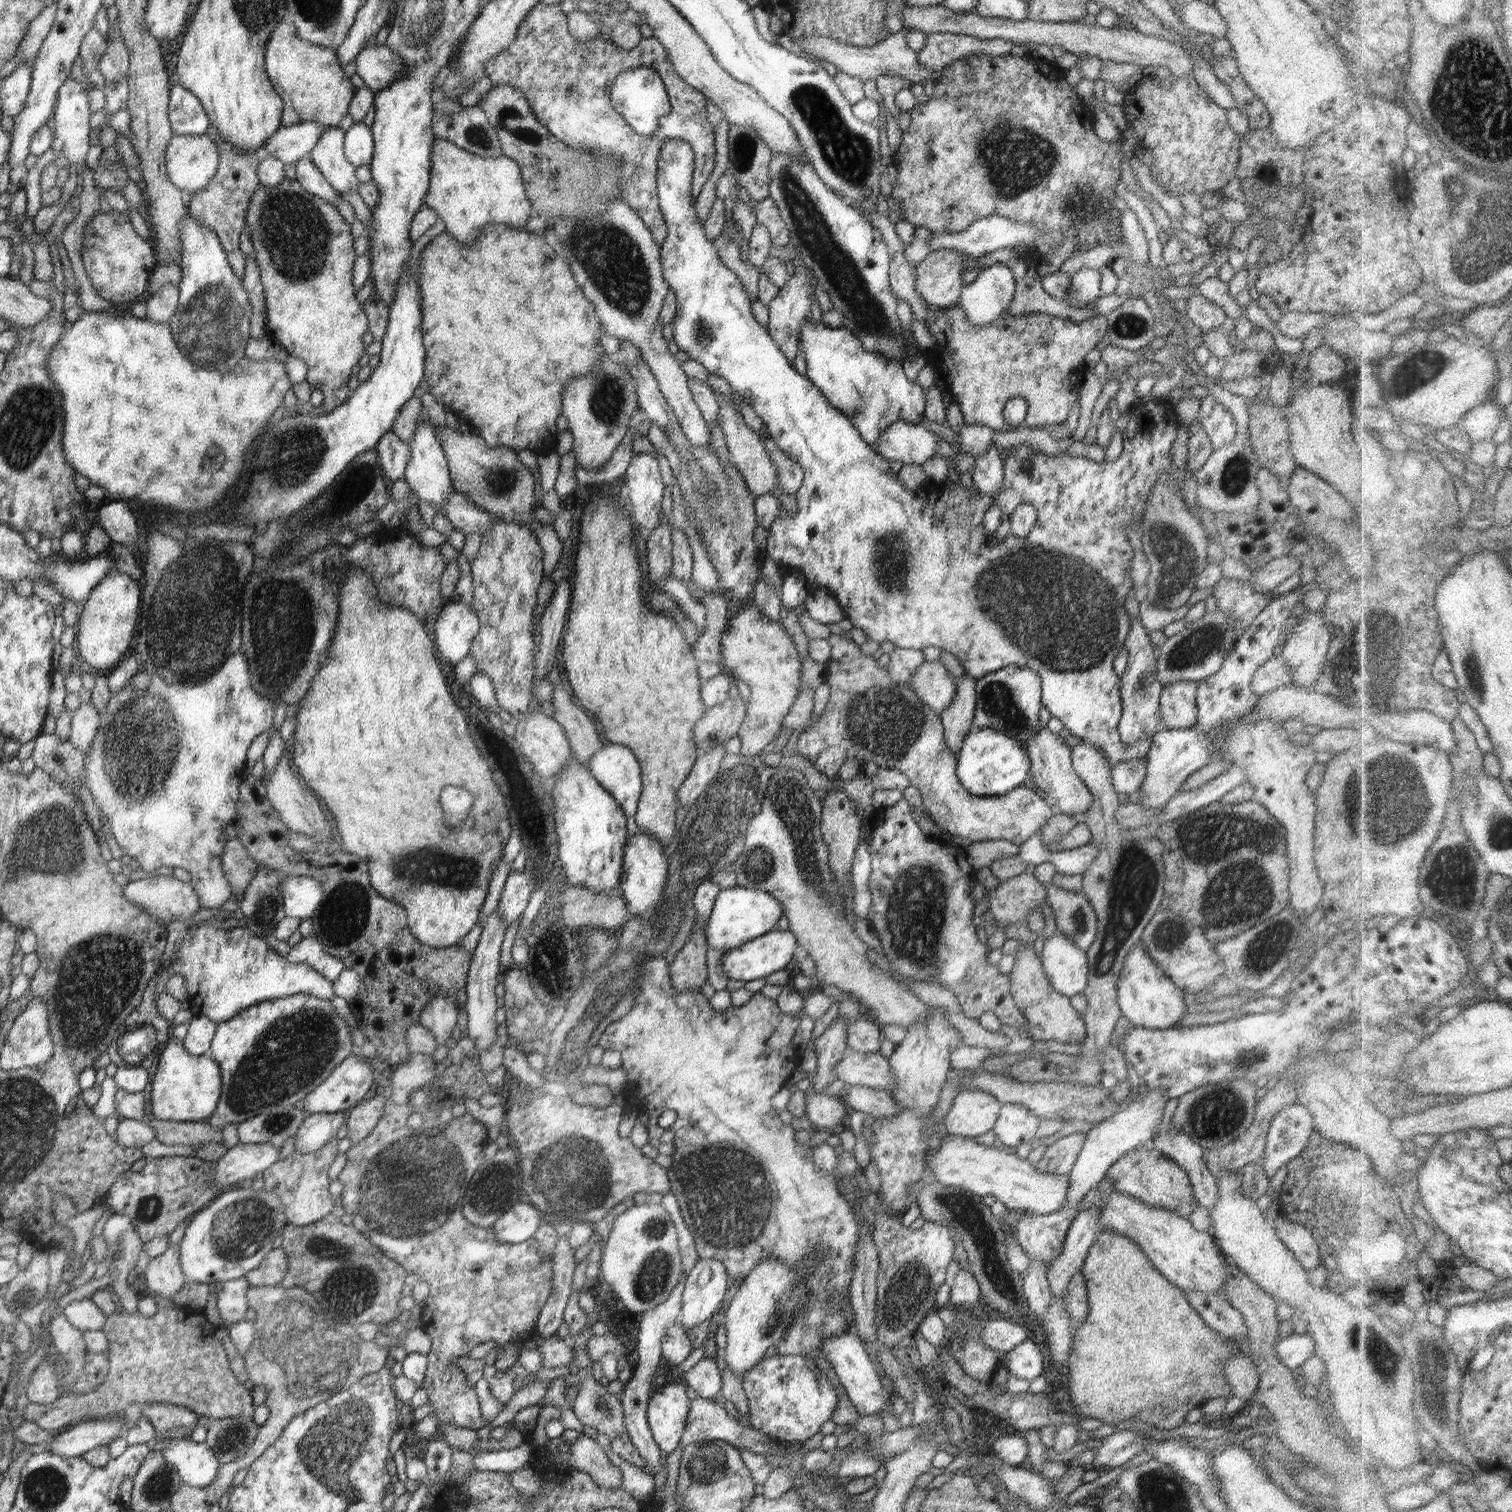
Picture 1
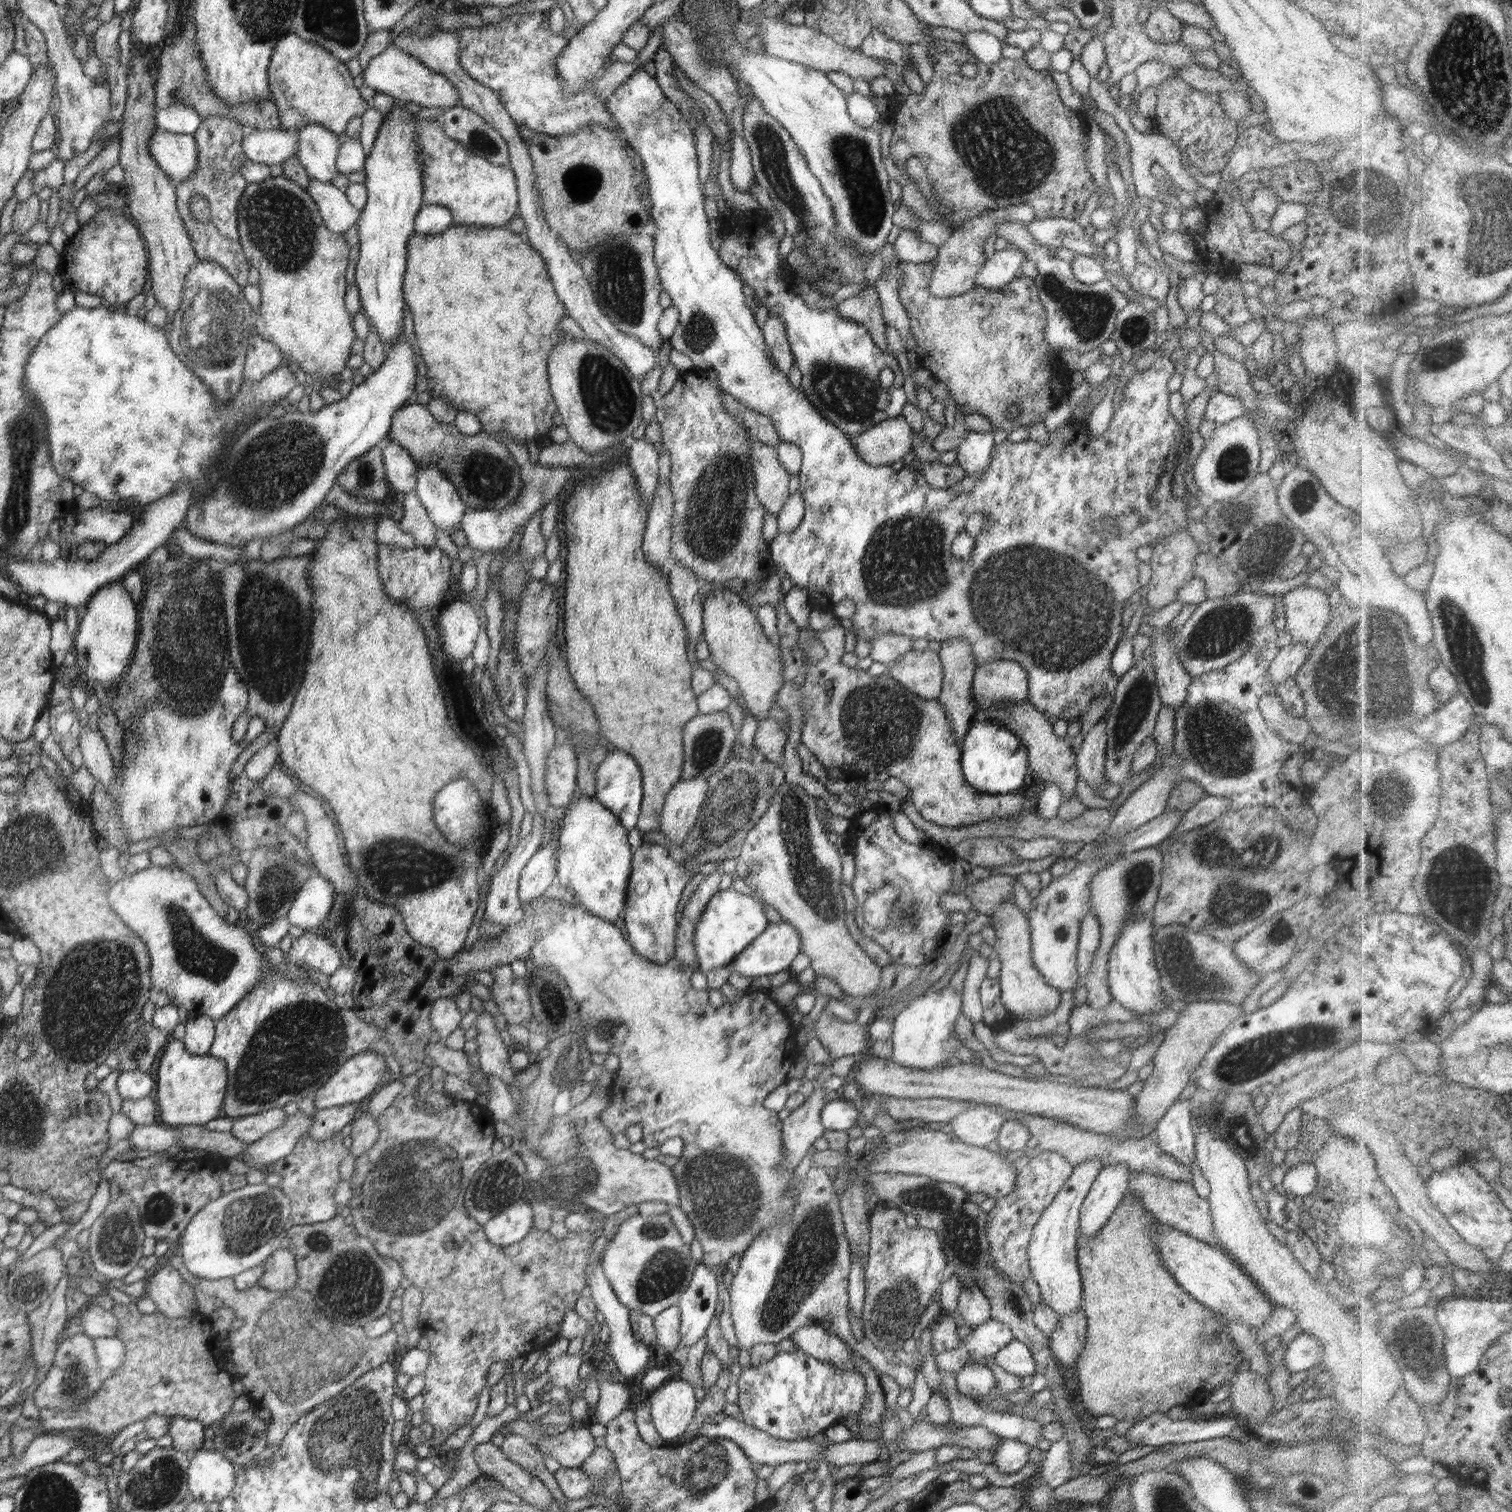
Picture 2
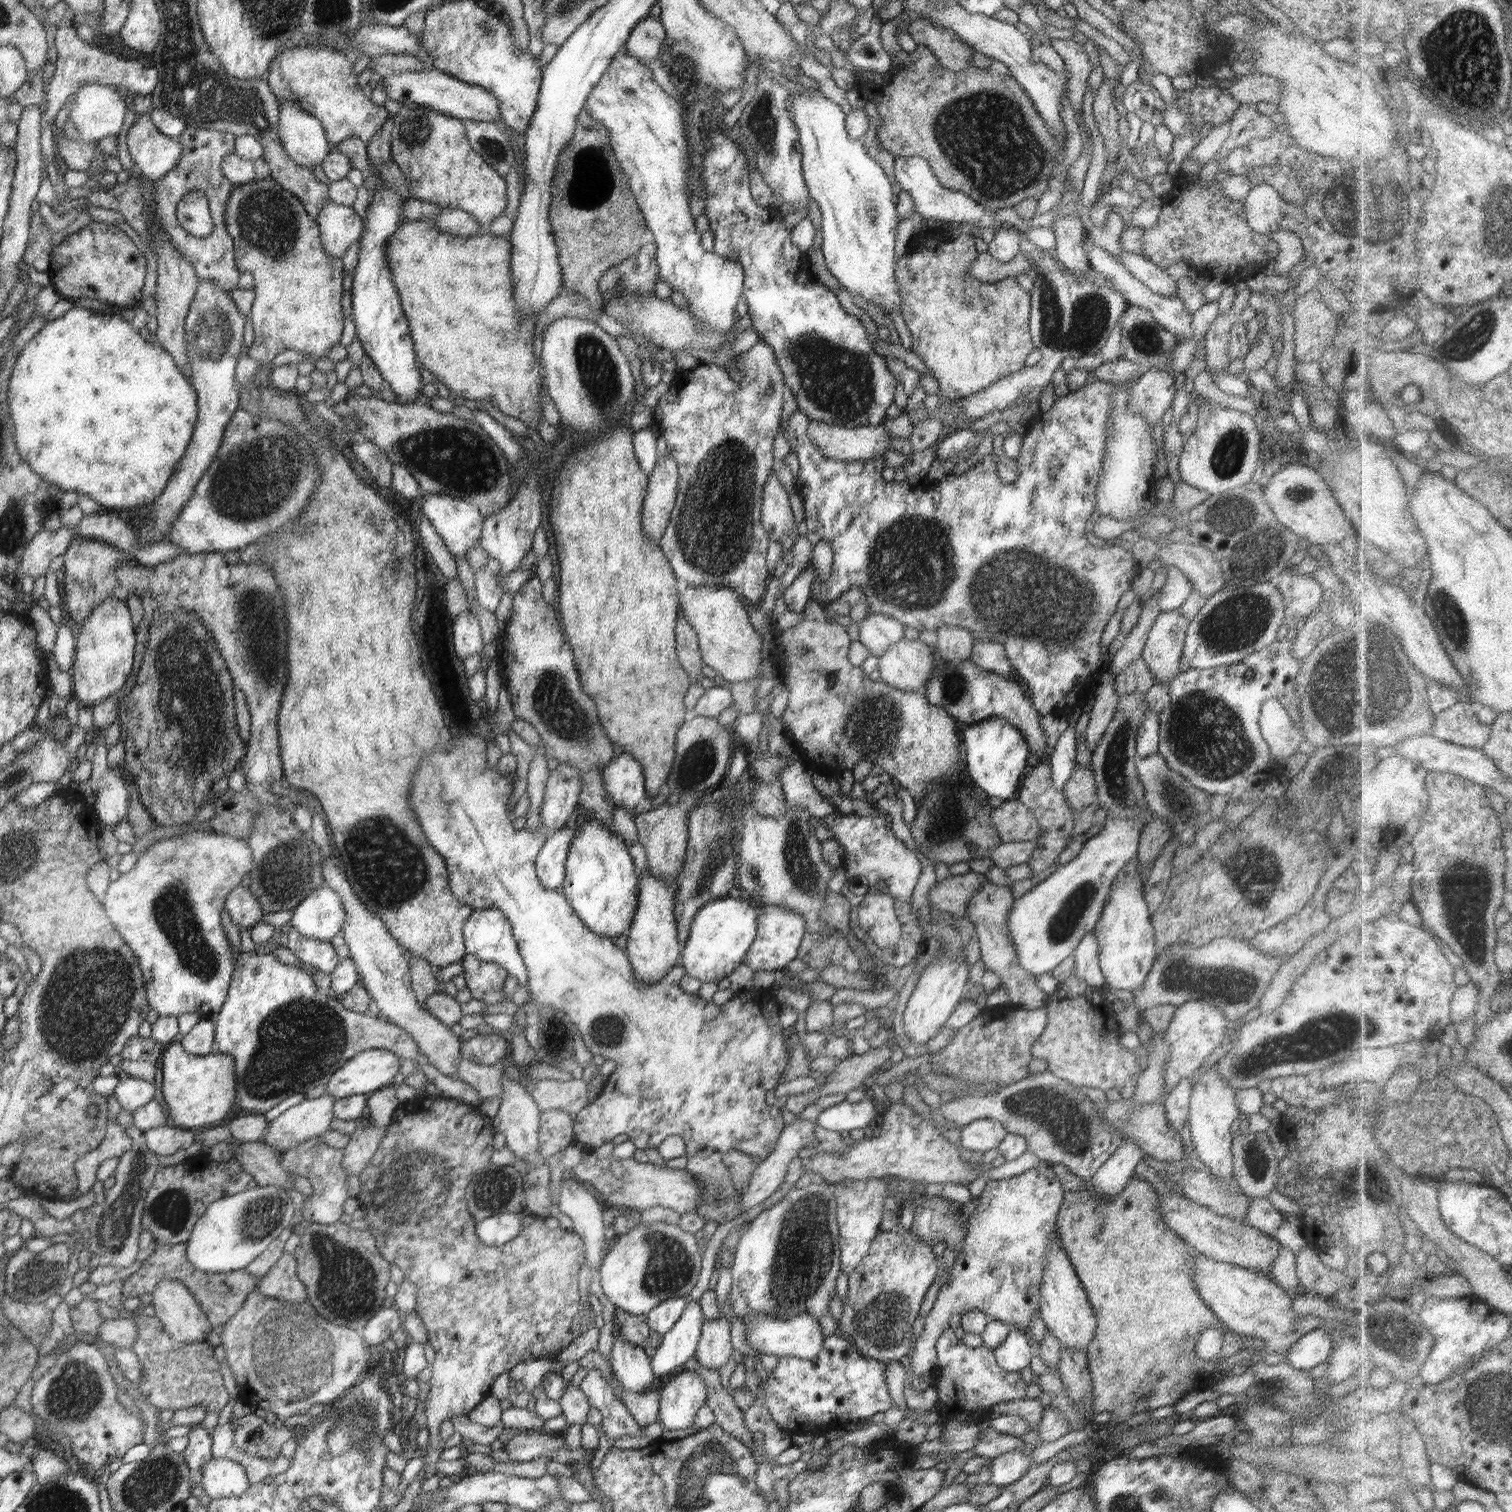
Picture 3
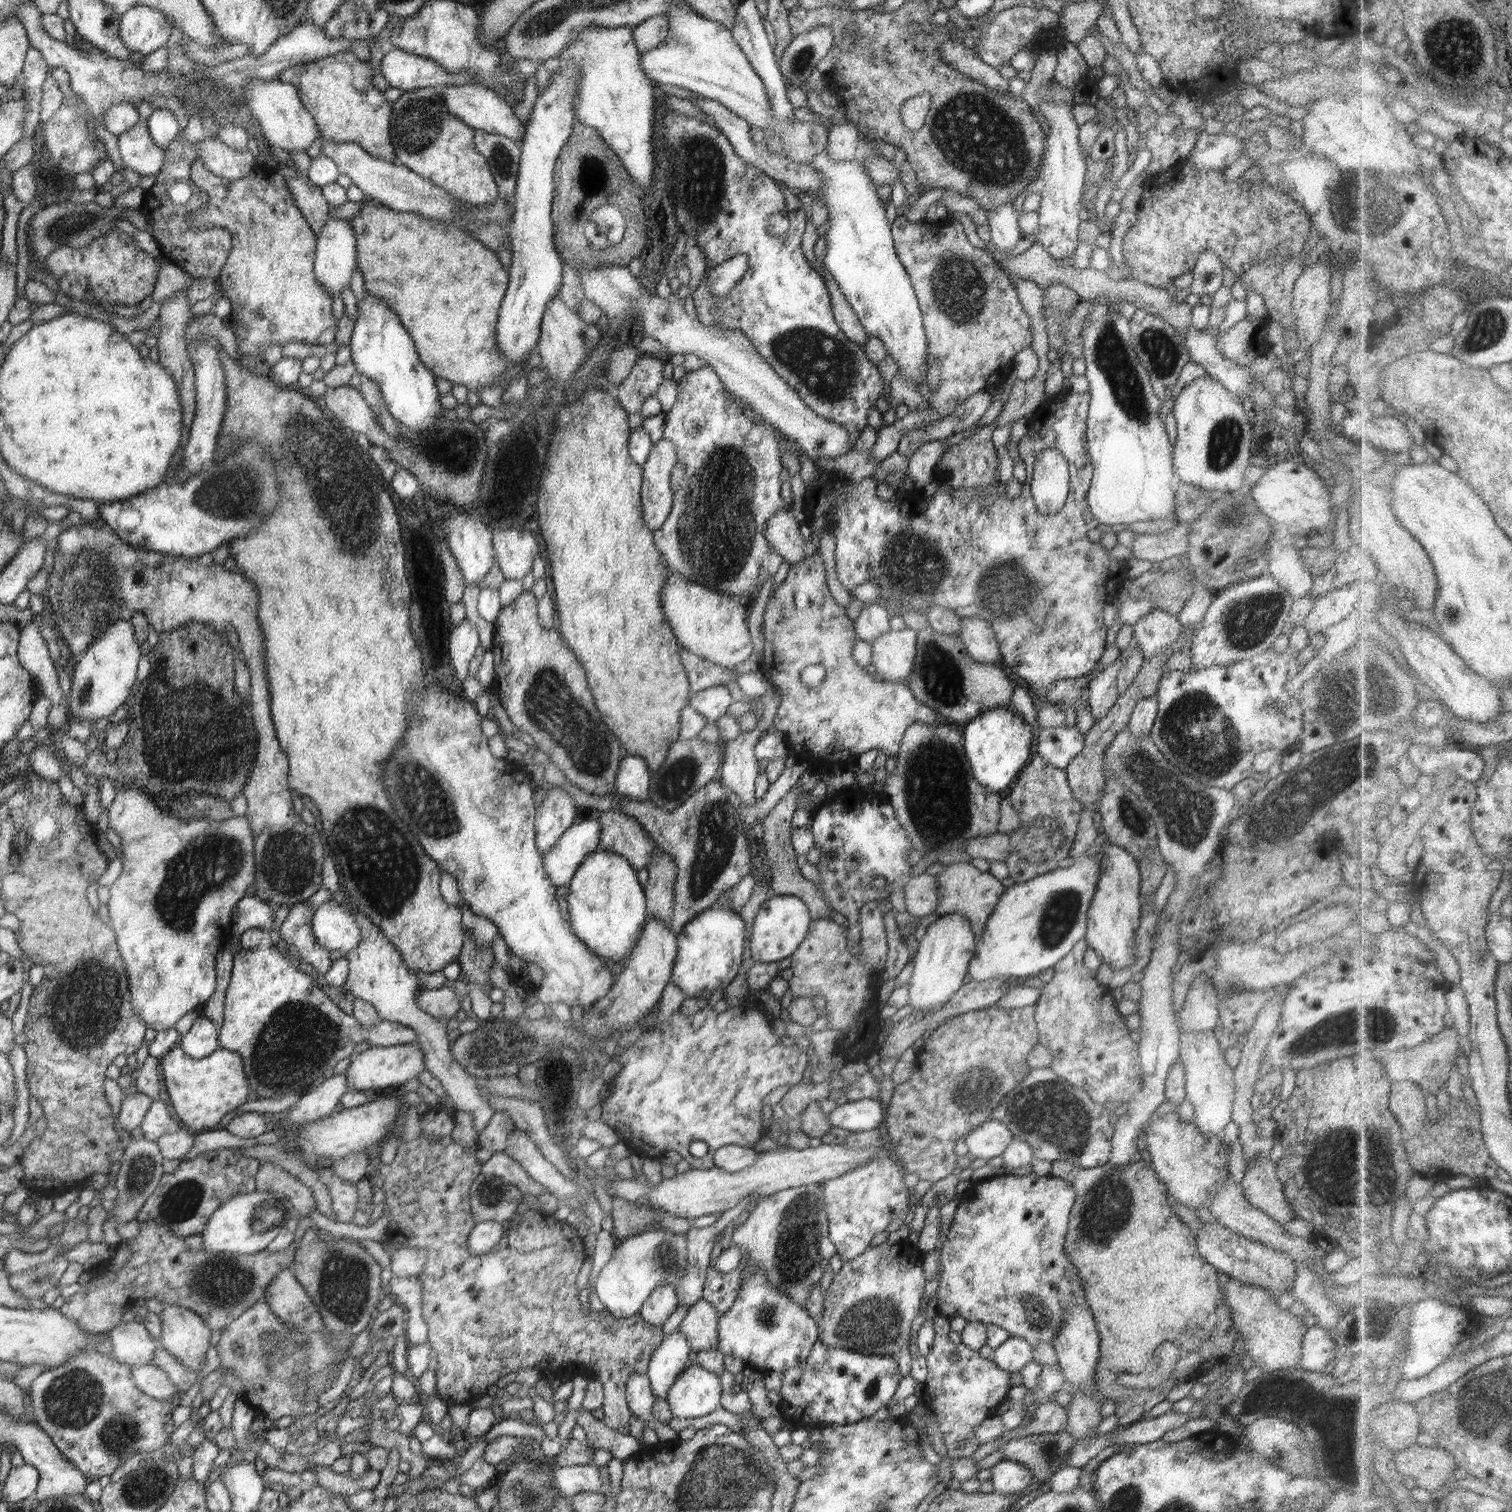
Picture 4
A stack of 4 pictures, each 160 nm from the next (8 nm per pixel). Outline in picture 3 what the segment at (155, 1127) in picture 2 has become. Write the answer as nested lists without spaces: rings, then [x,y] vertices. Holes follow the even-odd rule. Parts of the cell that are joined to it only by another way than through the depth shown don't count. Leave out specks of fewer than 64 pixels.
[[[181,1127],[152,1128],[143,1134],[144,1144],[156,1155],[169,1156],[194,1144],[196,1131]]]

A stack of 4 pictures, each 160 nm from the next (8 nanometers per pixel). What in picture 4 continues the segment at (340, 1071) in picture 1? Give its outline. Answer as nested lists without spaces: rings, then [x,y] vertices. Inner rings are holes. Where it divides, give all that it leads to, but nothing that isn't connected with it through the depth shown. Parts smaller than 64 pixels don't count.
[[[399,1044],[386,1048],[370,1046],[346,1066],[346,1086],[356,1092],[384,1089],[386,1086],[400,1086],[422,1074],[423,1070],[427,1070],[426,1056],[416,1044]]]

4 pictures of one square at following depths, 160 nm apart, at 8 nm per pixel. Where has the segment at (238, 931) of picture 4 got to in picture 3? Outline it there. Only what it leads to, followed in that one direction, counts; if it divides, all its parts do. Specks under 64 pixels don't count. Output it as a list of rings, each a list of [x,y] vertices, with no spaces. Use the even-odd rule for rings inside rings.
[[[240,886],[226,898],[227,910],[234,924],[241,928],[244,926],[251,928],[262,922],[260,919],[265,914],[262,904],[249,888]]]

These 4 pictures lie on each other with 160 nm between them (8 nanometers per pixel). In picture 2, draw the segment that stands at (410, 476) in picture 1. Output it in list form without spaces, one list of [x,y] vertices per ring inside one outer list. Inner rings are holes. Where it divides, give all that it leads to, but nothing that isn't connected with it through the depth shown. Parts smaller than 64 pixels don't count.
[[[425,464],[419,468],[415,493],[437,528],[448,535],[451,530],[461,528],[468,506],[447,474],[437,469],[437,464]]]

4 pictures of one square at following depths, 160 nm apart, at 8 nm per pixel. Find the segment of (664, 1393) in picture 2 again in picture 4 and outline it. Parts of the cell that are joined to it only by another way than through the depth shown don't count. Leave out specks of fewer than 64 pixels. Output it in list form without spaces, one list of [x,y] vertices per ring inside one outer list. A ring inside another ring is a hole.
[[[692,1364],[670,1387],[666,1399],[674,1418],[700,1418],[721,1406],[720,1398],[720,1378],[700,1364]]]

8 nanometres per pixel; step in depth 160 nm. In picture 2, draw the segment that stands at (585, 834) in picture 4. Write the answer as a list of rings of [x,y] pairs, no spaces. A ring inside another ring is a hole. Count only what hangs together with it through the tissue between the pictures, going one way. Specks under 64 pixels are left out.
[[[549,839],[531,856],[519,878],[519,897],[529,903],[557,882],[557,849]]]

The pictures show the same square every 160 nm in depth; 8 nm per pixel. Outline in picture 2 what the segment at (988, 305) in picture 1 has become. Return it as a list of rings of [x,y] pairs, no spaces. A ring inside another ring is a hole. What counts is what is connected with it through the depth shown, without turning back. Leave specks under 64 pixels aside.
[[[1010,245],[1000,252],[994,252],[987,258],[984,267],[976,278],[976,287],[997,291],[1020,275],[1020,269],[1026,260],[1015,245]]]

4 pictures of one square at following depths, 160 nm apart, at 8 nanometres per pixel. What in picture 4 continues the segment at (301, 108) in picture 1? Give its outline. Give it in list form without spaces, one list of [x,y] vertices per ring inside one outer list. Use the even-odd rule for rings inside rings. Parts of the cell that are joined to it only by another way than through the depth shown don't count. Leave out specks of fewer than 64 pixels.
[[[340,51],[332,56],[312,62],[303,62],[298,66],[287,68],[280,73],[282,82],[293,84],[300,93],[300,99],[312,113],[320,126],[321,137],[330,142],[354,142],[364,148],[368,154],[375,158],[396,163],[397,156],[392,142],[392,103],[384,97],[372,83],[375,78],[376,68],[369,61],[362,61],[350,51]]]

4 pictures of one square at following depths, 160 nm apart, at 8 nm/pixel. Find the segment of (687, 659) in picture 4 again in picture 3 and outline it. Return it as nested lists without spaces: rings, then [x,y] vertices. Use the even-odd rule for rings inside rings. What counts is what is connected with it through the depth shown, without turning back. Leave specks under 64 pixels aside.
[[[681,609],[677,618],[675,636],[678,661],[690,676],[691,685],[696,685],[699,683],[699,676],[703,674],[702,666],[705,667],[705,663],[700,655],[698,637],[694,633],[694,628],[690,627],[690,623],[688,623],[688,619],[684,615],[684,610]]]

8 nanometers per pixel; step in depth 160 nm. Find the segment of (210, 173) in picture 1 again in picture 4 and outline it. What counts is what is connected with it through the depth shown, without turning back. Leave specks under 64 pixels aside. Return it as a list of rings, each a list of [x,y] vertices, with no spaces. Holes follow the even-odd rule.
[[[140,126],[134,133],[118,136],[118,152],[127,168],[140,177],[157,177],[164,166],[166,150],[152,142],[145,127]]]

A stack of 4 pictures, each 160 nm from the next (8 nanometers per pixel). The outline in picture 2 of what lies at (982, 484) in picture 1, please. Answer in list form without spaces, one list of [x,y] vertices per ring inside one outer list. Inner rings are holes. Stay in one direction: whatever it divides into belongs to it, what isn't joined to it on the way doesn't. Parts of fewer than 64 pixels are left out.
[[[968,431],[955,448],[955,462],[968,474],[979,475],[983,473],[990,464],[994,446],[993,435],[991,432]]]

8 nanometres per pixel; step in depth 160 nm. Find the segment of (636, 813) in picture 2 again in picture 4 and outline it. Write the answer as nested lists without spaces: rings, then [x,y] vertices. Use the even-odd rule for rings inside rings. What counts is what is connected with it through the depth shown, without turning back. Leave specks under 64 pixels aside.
[[[625,754],[615,778],[616,790],[632,800],[649,800],[650,768],[642,758]]]

